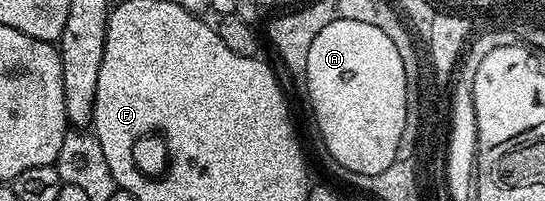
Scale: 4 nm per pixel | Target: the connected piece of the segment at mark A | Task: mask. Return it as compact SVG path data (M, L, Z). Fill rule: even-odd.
M352 19L328 23L328 27L324 27L316 39L312 39L312 47L308 47L304 88L314 108L317 136L341 166L360 175L380 175L380 171L396 164L396 147L404 134L408 104L406 84L408 78L400 51L396 51L396 43L392 43L385 29L377 23L360 23Z

